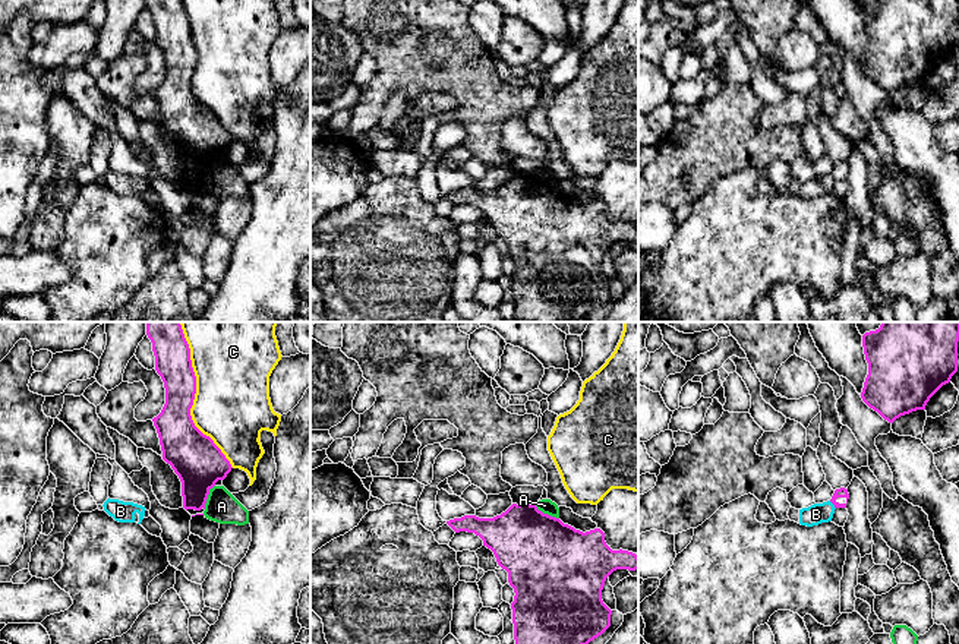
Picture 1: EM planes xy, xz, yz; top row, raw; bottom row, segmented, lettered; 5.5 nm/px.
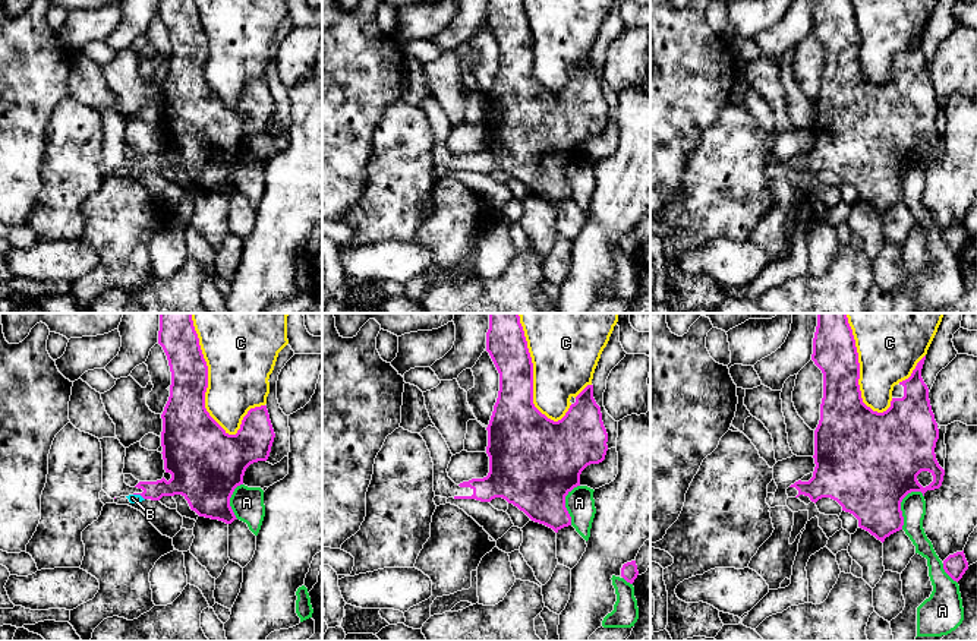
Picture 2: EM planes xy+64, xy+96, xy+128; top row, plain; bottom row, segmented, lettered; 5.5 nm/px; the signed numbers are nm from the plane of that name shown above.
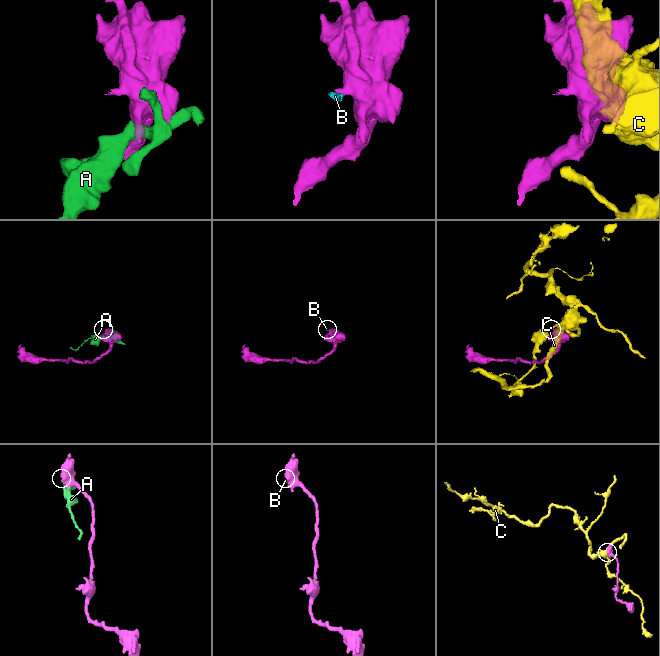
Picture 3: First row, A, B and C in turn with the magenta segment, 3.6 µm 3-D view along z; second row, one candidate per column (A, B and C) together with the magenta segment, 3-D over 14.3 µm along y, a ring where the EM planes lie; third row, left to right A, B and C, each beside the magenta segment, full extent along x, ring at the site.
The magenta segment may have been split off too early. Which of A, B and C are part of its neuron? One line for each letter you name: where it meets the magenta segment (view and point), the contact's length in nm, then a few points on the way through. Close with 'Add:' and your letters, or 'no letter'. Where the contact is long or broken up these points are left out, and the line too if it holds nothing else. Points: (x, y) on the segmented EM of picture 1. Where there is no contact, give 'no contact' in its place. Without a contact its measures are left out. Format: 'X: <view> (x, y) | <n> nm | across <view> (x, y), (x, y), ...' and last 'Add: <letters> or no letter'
Add: no letter

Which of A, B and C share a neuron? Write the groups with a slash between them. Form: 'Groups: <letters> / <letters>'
Groups: A / B / C

